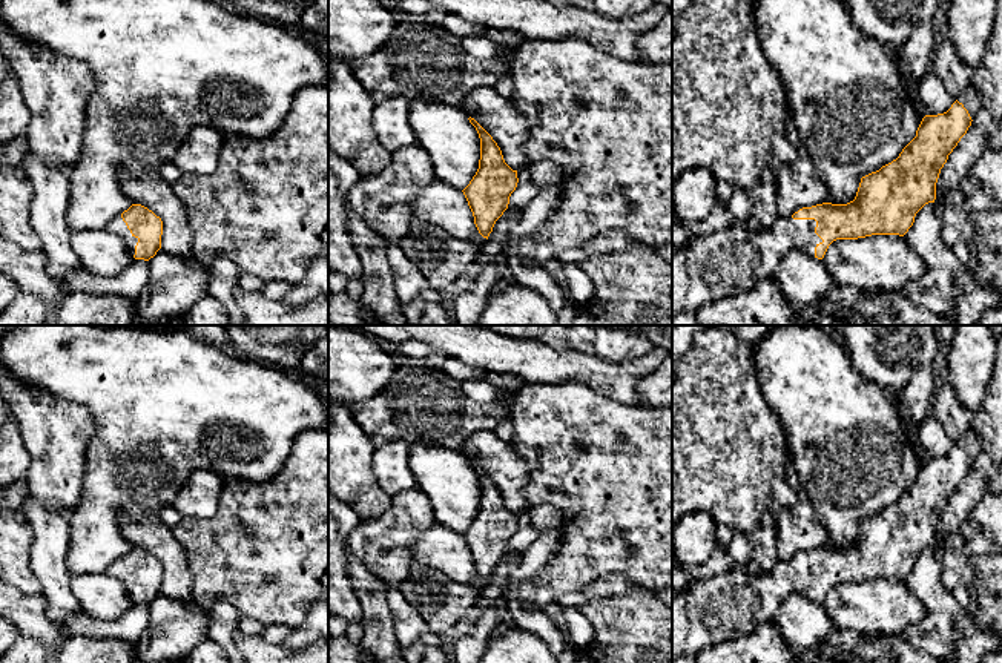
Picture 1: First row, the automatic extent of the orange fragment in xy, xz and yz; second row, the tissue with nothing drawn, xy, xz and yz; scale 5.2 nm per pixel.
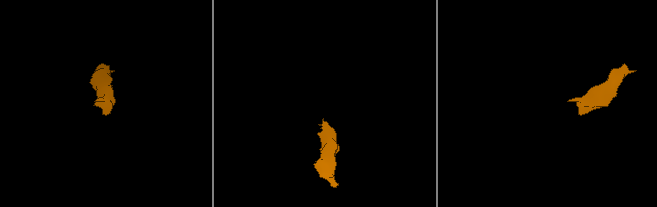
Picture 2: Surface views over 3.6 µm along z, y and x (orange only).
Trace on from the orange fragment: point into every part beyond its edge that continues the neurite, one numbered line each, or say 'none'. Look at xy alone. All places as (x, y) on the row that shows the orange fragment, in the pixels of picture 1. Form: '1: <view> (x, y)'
1: xy (117, 226)

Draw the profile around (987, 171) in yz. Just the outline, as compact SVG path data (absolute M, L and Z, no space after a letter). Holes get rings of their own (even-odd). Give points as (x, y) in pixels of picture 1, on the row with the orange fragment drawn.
M984 149L971 166L968 180L977 183L1002 204L1002 149Z

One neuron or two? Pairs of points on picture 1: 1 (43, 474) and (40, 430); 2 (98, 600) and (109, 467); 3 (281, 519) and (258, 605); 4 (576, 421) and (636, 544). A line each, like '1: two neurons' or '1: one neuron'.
1: one neuron
2: two neurons
3: one neuron
4: one neuron

